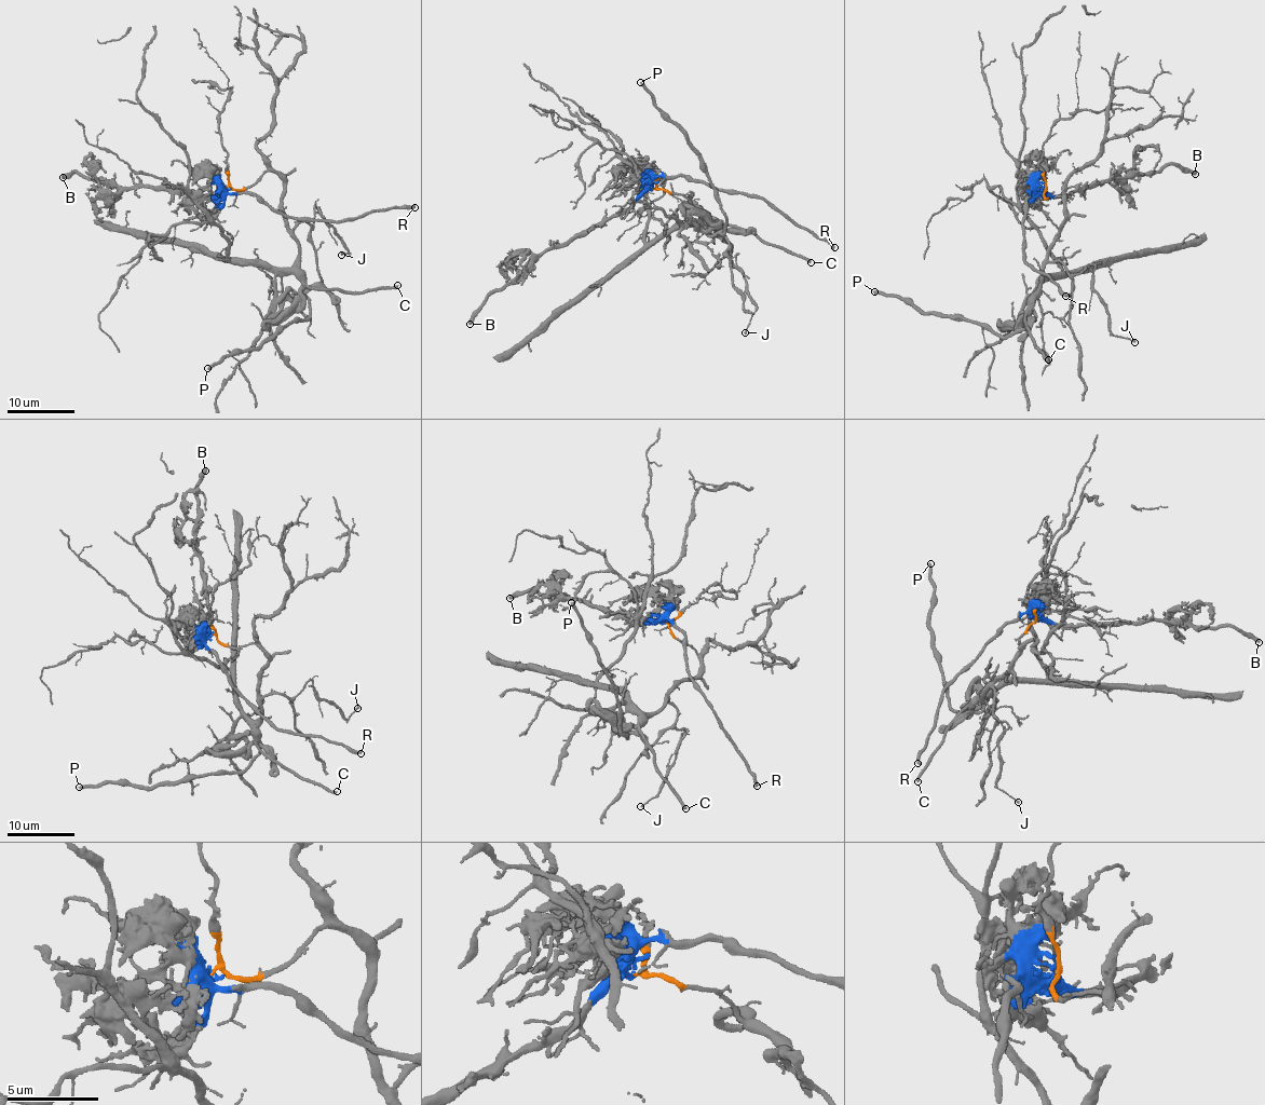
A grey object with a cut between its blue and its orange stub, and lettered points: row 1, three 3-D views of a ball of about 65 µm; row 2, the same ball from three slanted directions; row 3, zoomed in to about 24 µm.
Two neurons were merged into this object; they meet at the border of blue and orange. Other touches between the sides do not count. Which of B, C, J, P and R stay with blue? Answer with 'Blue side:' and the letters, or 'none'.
Blue side: B, R

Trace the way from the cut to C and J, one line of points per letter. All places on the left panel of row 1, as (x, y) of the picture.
C: (226, 189), (247, 189), (268, 172), (284, 181), (283, 209), (309, 285), (351, 292), (398, 285)
J: (226, 189), (247, 189), (275, 173), (284, 181), (290, 229), (313, 226), (315, 205), (348, 251), (342, 255)

